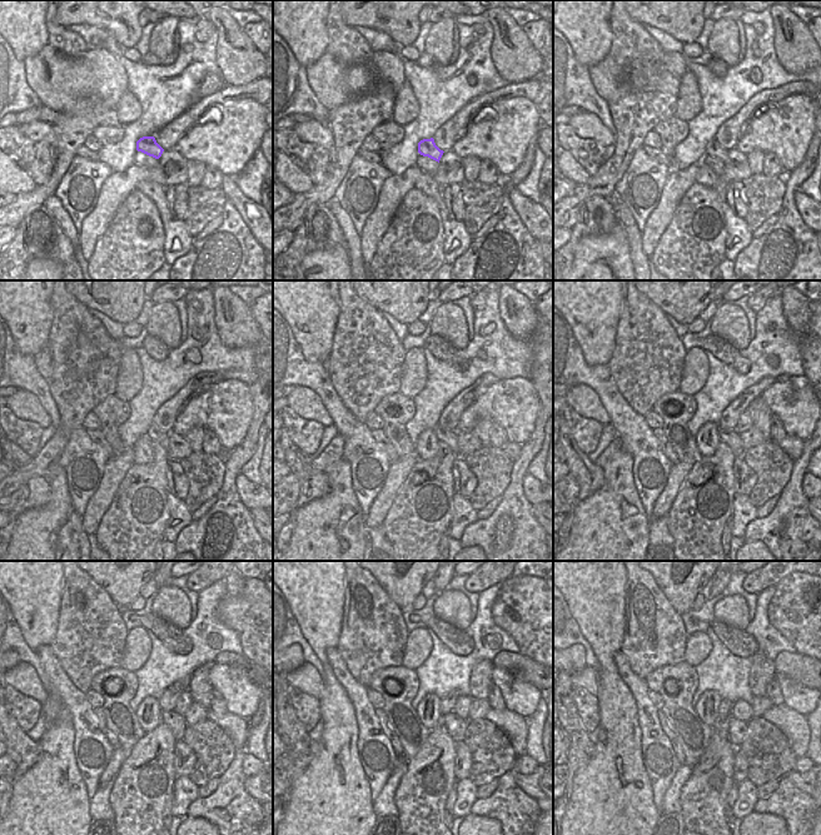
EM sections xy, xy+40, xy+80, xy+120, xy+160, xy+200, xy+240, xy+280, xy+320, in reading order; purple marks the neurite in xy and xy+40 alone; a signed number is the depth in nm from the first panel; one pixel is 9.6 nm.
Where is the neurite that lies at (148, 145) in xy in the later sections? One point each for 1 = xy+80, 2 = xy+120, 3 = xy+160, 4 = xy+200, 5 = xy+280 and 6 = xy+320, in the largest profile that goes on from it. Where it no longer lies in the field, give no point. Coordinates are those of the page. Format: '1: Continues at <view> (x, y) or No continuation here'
1: Continues at xy+80 (713, 149)
2: Continues at xy+120 (155, 433)
3: Continues at xy+160 (449, 437)
4: Continues at xy+200 (730, 437)
5: Continues at xy+280 (456, 726)
6: Continues at xy+320 (737, 729).

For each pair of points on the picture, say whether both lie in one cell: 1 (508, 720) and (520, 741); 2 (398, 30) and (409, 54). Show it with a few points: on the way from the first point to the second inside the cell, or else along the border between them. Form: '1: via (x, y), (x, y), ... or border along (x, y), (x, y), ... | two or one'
1: via (513, 725), (517, 730), (517, 736) | one
2: border along (412, 44), (404, 46) | two

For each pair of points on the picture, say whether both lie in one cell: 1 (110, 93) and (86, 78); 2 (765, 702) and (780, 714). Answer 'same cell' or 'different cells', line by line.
1: same cell
2: different cells

